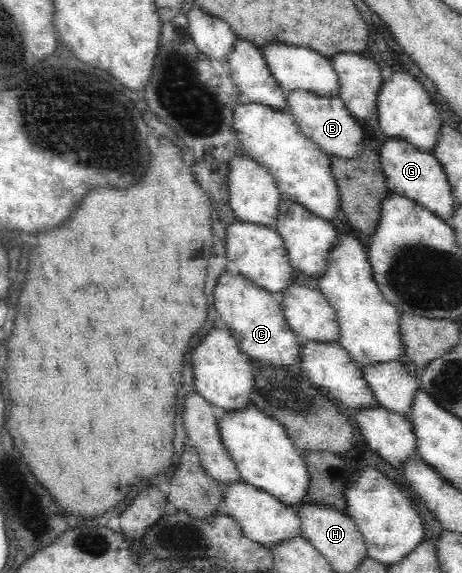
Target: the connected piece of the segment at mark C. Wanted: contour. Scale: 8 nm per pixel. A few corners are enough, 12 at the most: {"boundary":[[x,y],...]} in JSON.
{"boundary":[[219,274],[217,317],[245,354],[297,364],[275,294]]}

